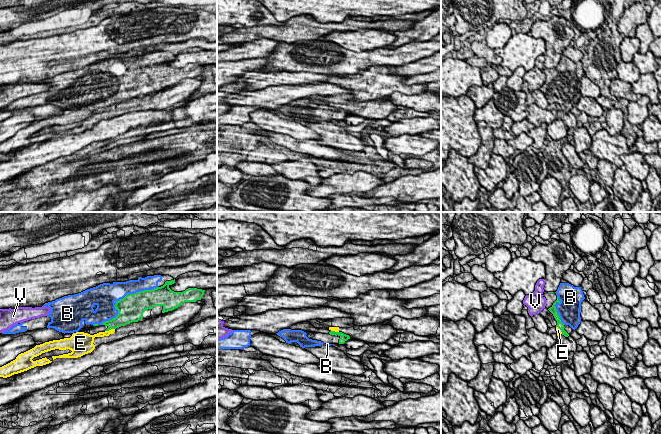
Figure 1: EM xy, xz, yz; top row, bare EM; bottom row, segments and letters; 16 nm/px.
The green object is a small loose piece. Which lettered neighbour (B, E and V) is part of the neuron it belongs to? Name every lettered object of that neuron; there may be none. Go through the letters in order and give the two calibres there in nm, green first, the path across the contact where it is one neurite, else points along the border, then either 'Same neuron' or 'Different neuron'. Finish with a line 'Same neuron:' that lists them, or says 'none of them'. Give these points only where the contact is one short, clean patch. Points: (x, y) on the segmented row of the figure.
B: Thickness 420 nm (green) against 300 nm. Same neuron
E: Thickness 200 nm (green) against 100 nm. Boundary: xy (114, 328), (105, 331). Different neuron
V: Thickness 30 nm (green) against 300 nm. Different neuron
Same neuron: B

